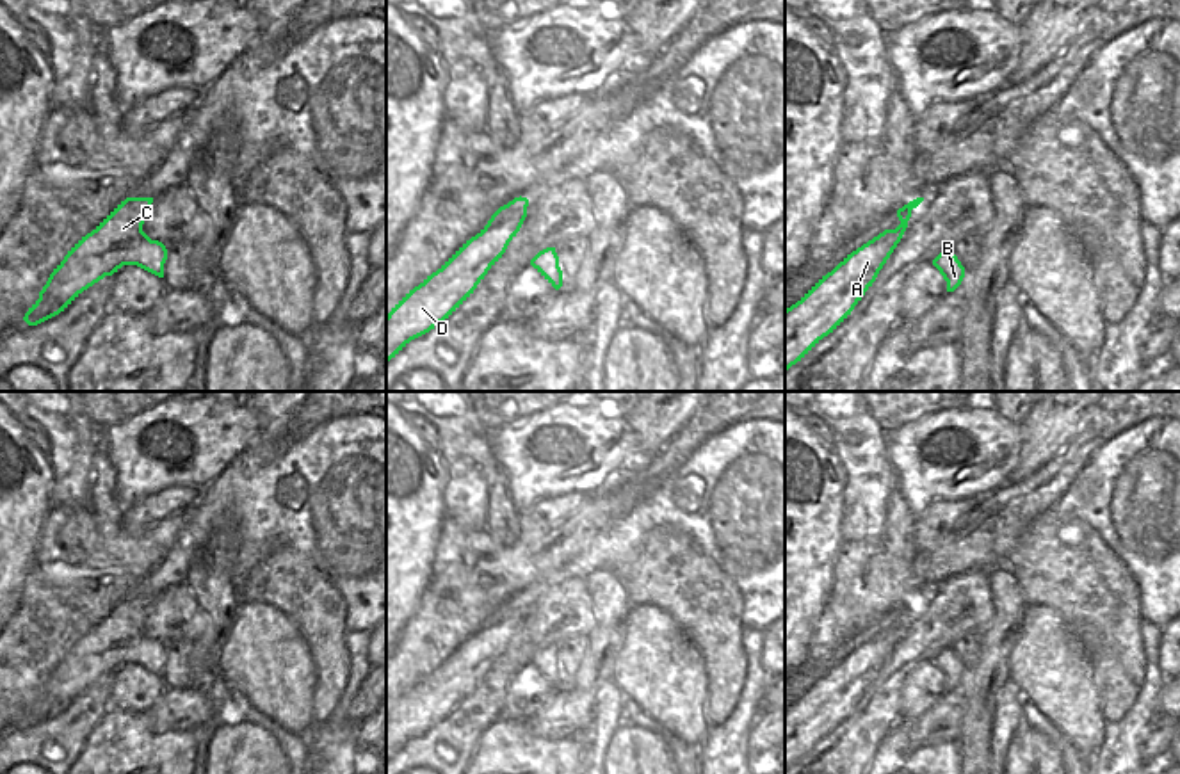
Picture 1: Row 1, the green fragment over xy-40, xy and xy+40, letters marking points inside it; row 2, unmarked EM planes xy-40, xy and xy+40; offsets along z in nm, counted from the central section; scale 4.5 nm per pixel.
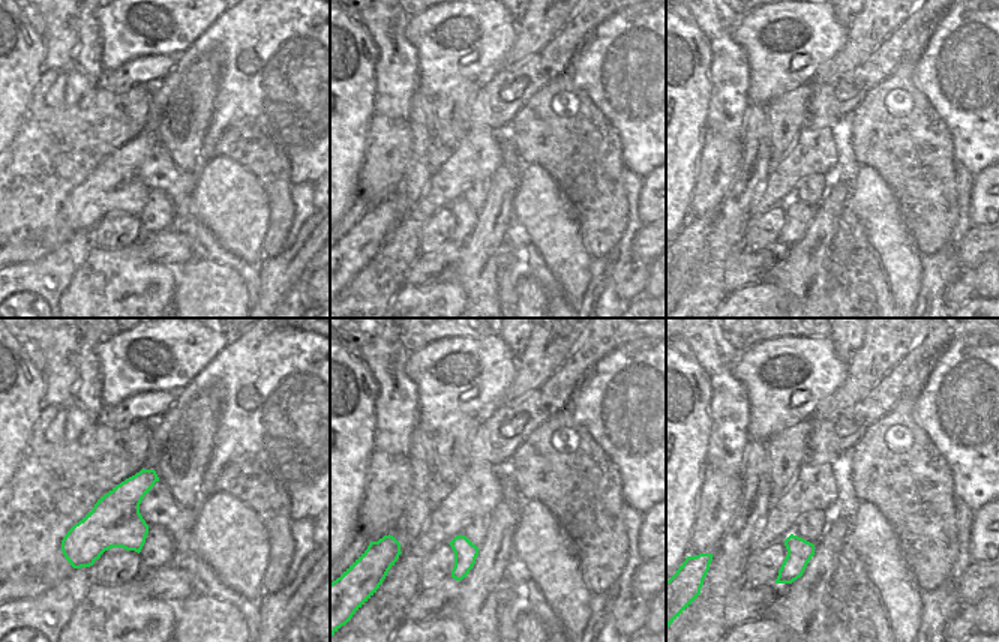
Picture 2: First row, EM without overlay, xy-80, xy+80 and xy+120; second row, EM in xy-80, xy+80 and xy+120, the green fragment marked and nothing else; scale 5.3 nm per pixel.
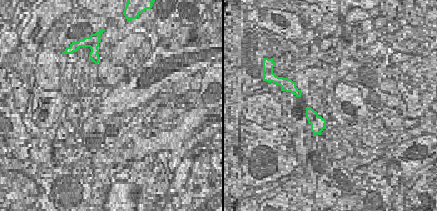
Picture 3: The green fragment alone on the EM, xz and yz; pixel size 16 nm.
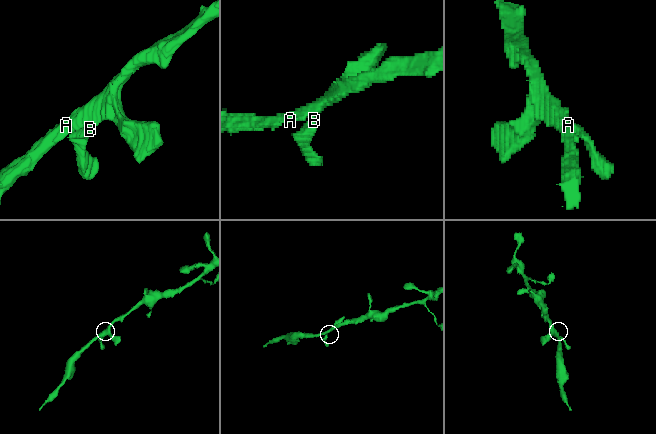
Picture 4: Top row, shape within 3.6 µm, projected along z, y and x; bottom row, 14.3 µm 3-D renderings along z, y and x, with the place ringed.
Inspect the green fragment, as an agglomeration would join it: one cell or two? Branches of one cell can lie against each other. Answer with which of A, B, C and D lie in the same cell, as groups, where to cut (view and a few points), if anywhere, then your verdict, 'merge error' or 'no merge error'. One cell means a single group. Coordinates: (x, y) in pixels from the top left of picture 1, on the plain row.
A B C D; no cut; no merge error

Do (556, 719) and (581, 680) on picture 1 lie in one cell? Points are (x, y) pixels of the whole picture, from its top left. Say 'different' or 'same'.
different

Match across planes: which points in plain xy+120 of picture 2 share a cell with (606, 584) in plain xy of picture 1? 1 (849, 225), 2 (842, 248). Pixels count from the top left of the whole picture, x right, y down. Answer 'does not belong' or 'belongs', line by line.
1: does not belong
2: does not belong

